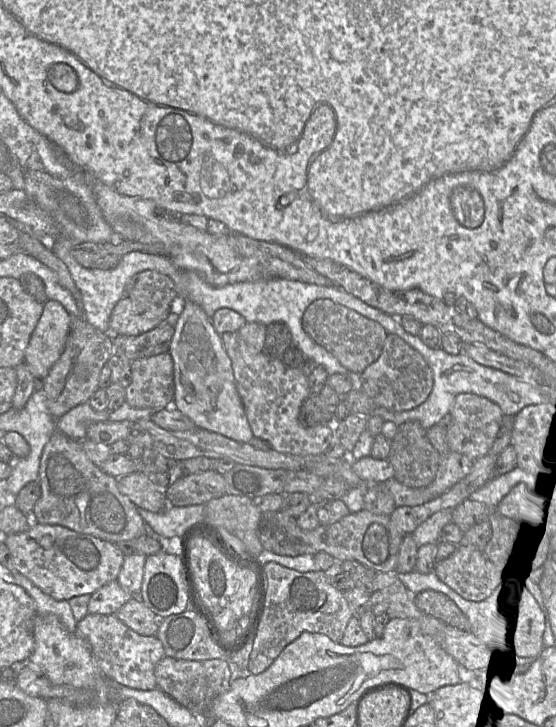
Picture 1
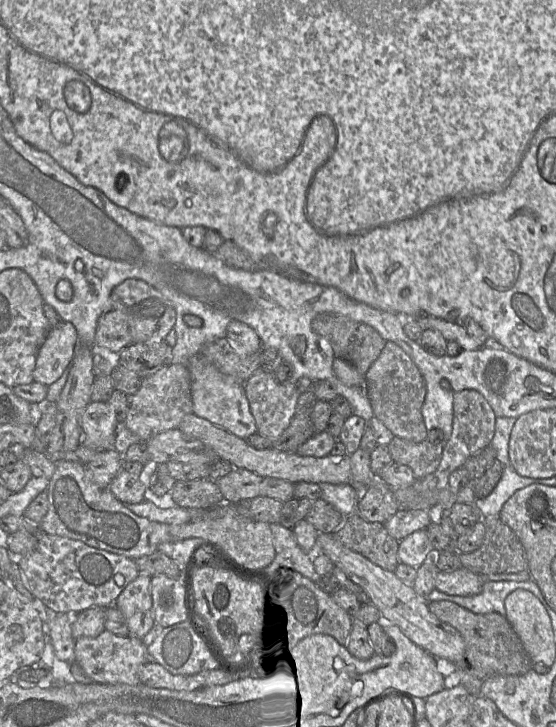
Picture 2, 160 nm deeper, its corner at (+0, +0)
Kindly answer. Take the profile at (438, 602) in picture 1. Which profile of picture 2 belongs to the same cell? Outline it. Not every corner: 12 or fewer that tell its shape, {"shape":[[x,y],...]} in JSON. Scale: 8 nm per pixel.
{"shape":[[444,600],[436,618],[463,637],[455,667],[473,697],[491,677],[522,676],[533,662],[506,617]]}

